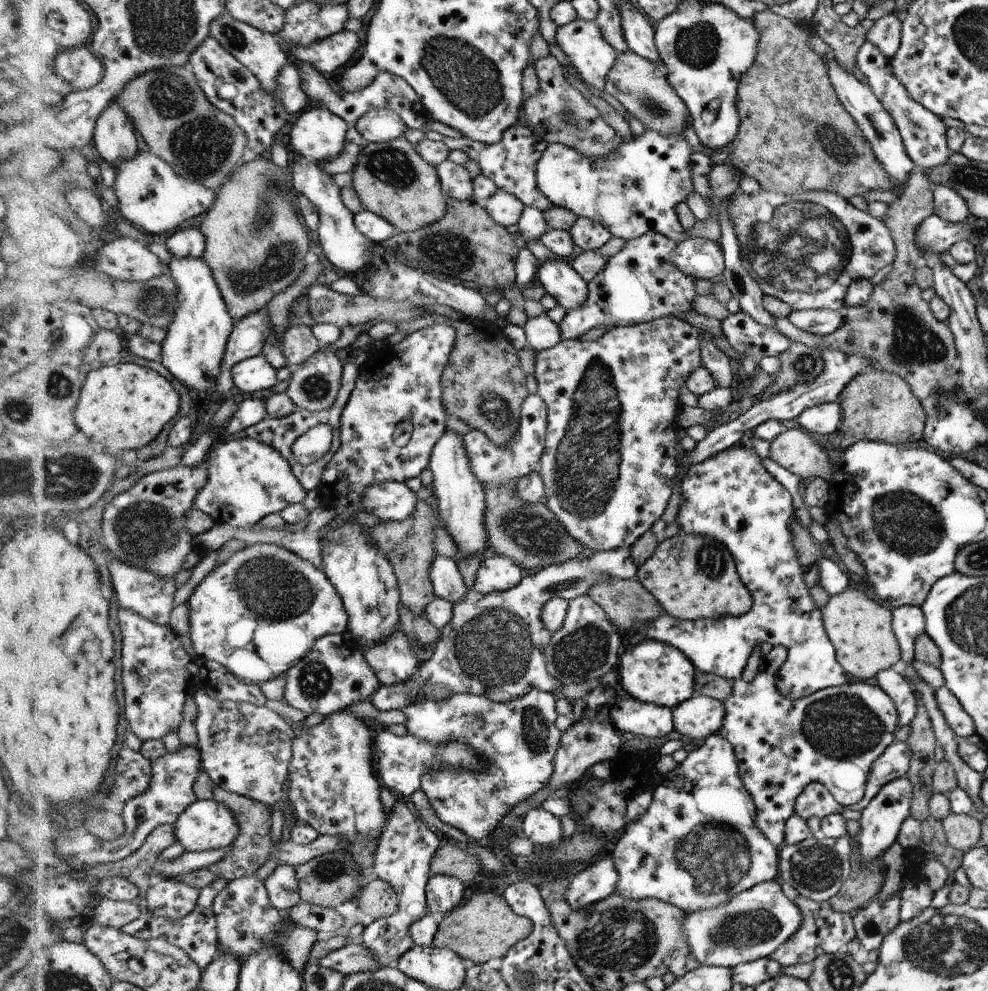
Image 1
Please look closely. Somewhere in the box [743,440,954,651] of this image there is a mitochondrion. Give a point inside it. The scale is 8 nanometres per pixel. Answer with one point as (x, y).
(906, 523)

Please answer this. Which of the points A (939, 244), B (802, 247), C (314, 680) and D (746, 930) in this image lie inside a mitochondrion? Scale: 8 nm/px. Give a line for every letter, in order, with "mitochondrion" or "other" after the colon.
A: other
B: mitochondrion
C: mitochondrion
D: mitochondrion

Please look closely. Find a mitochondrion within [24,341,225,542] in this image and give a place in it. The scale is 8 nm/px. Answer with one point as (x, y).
(58, 386)

